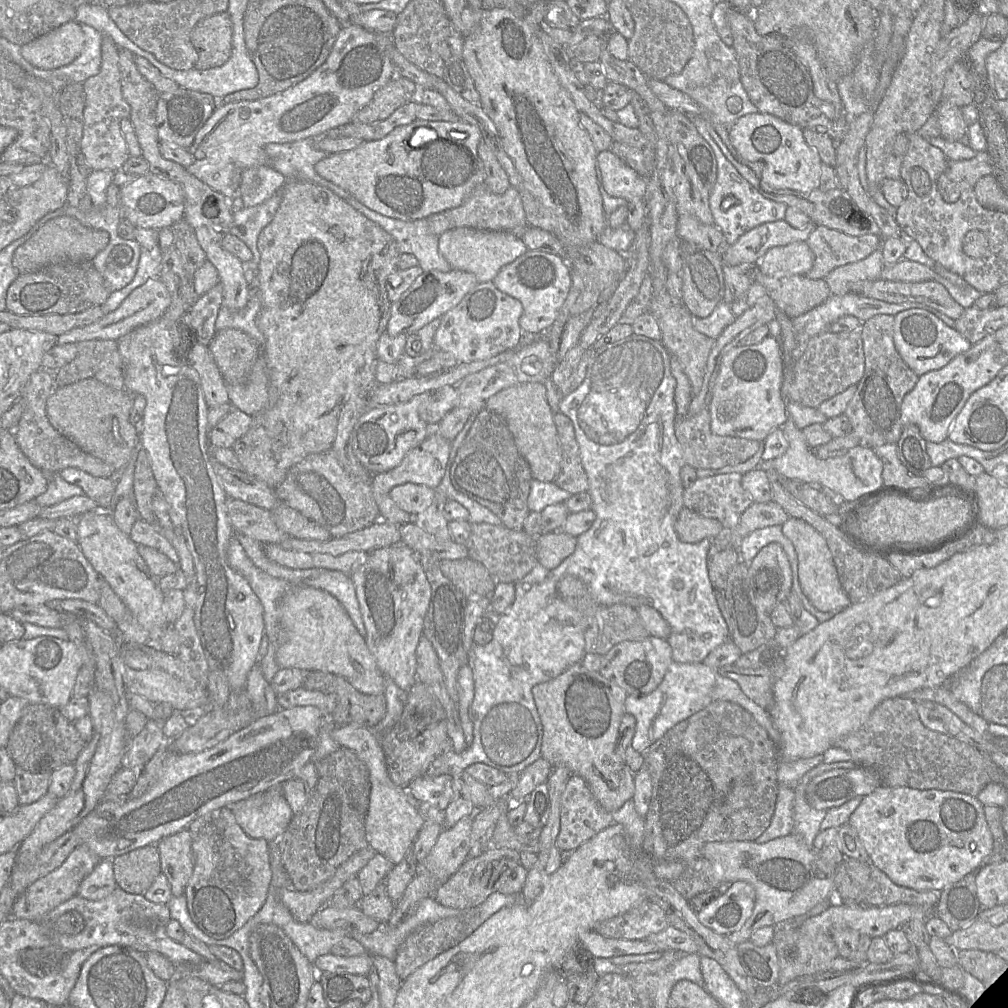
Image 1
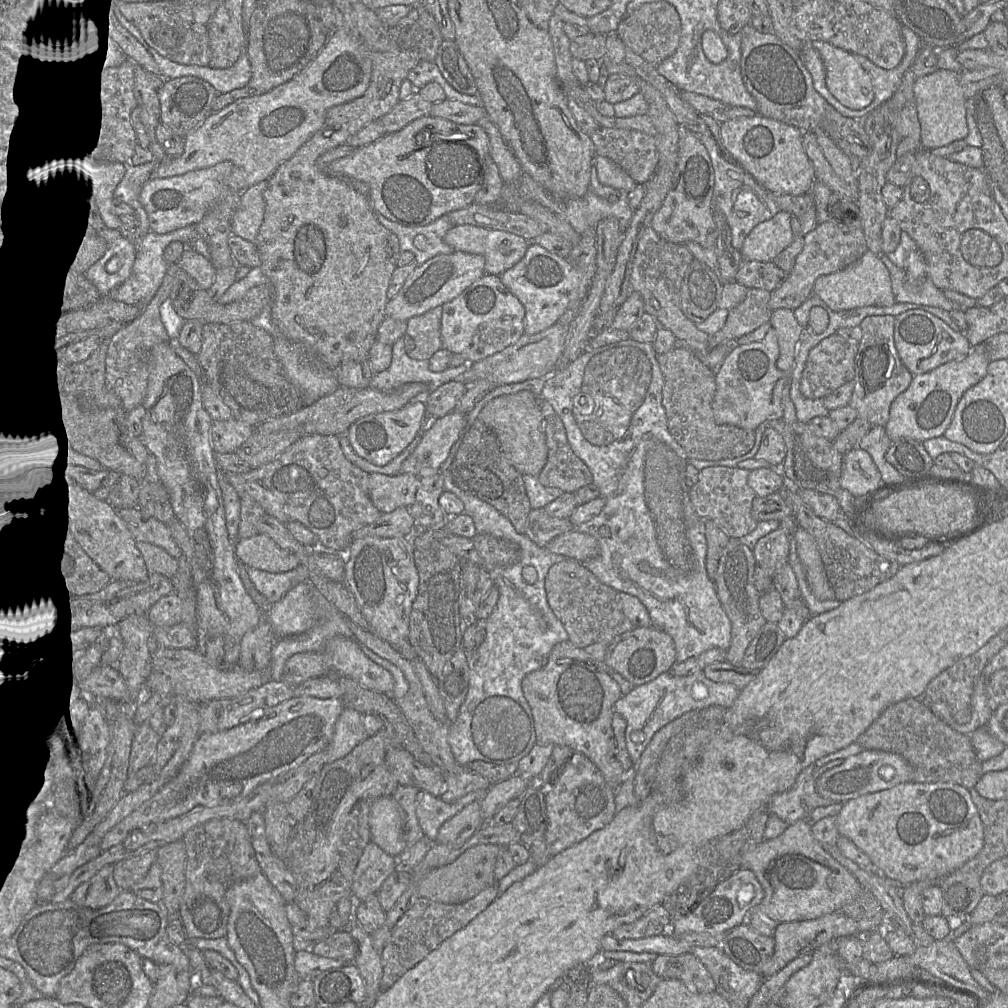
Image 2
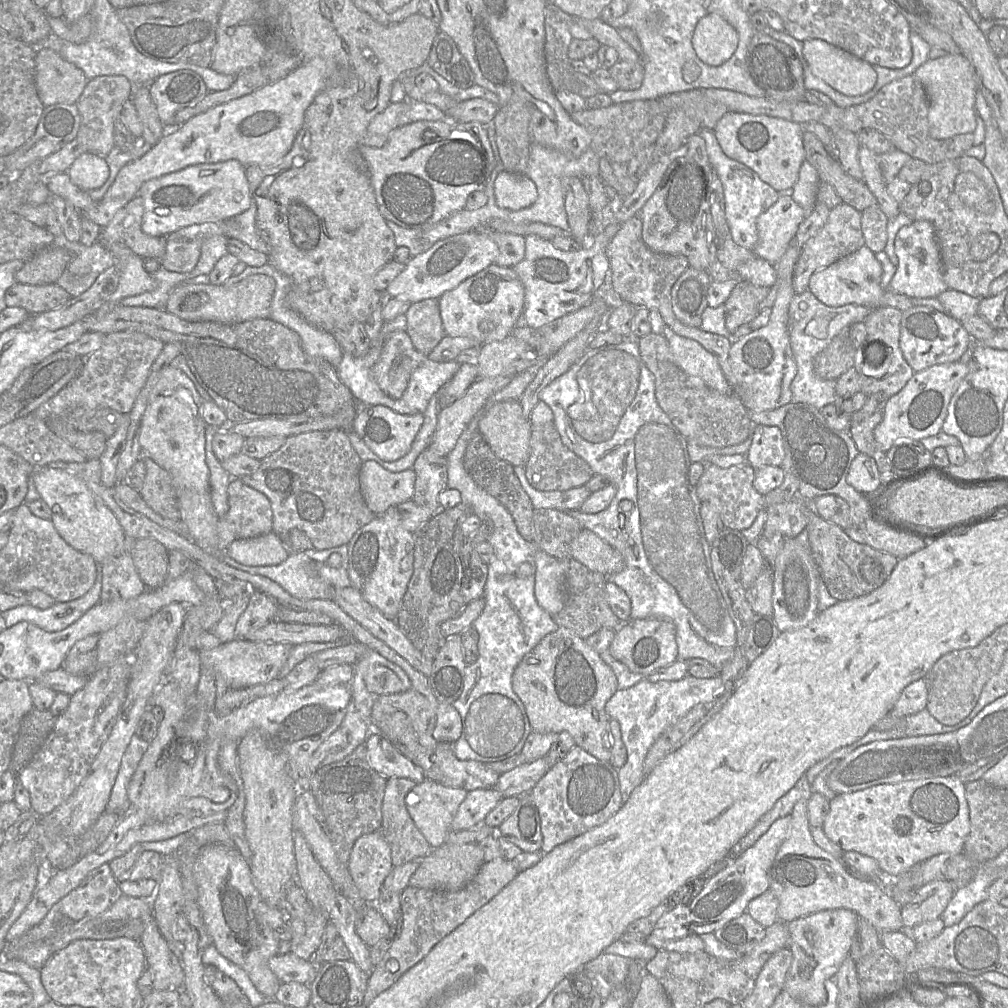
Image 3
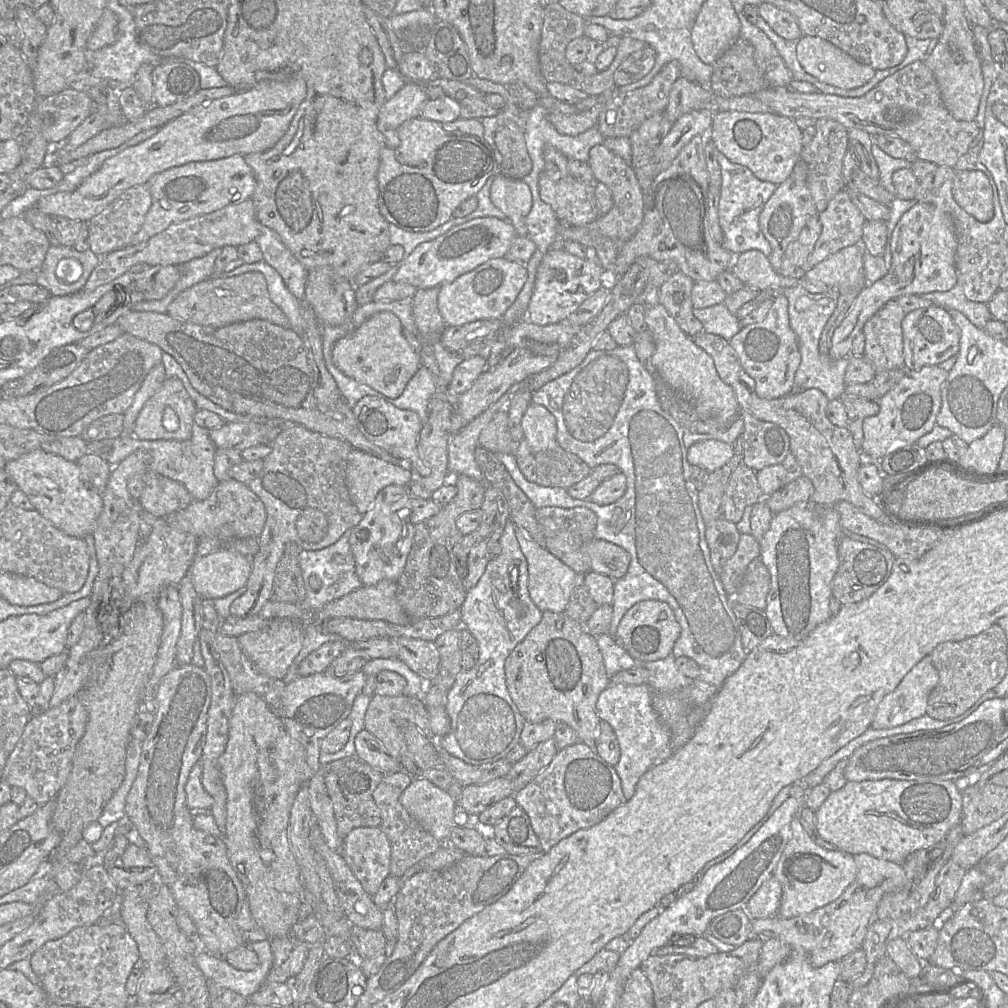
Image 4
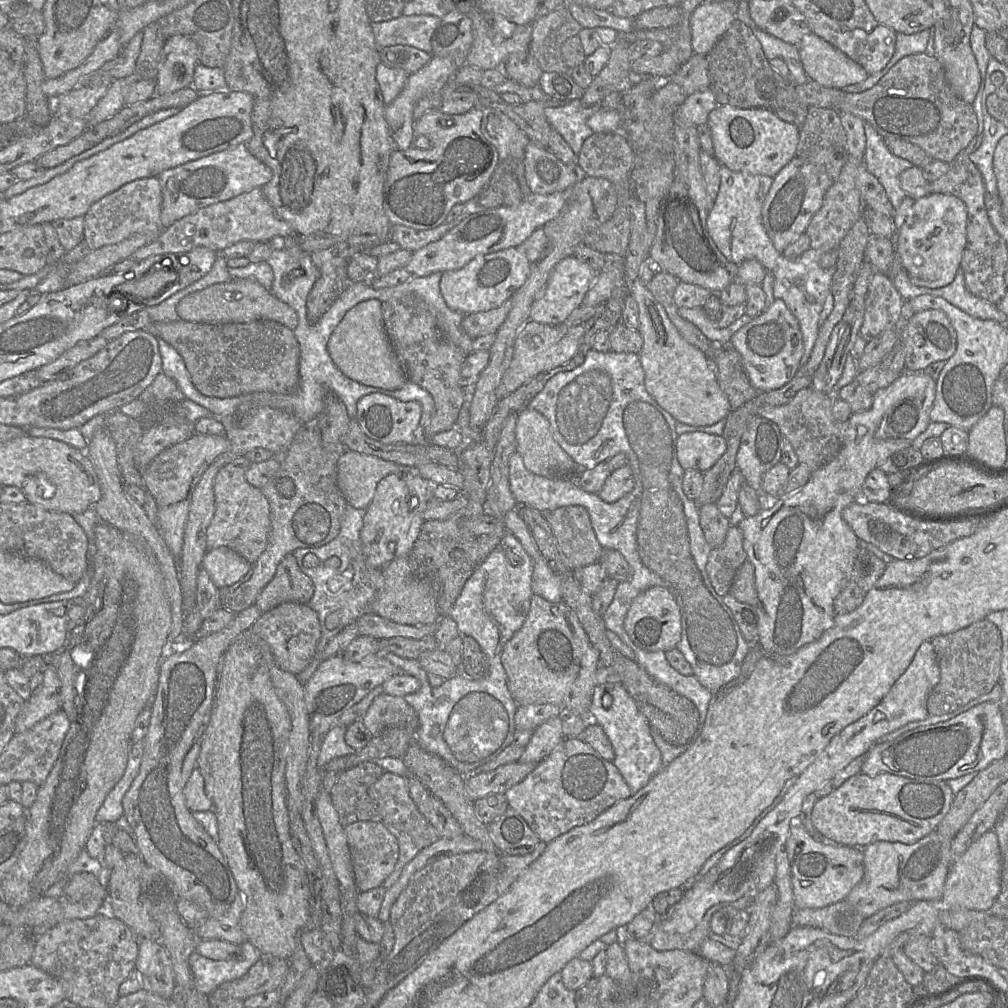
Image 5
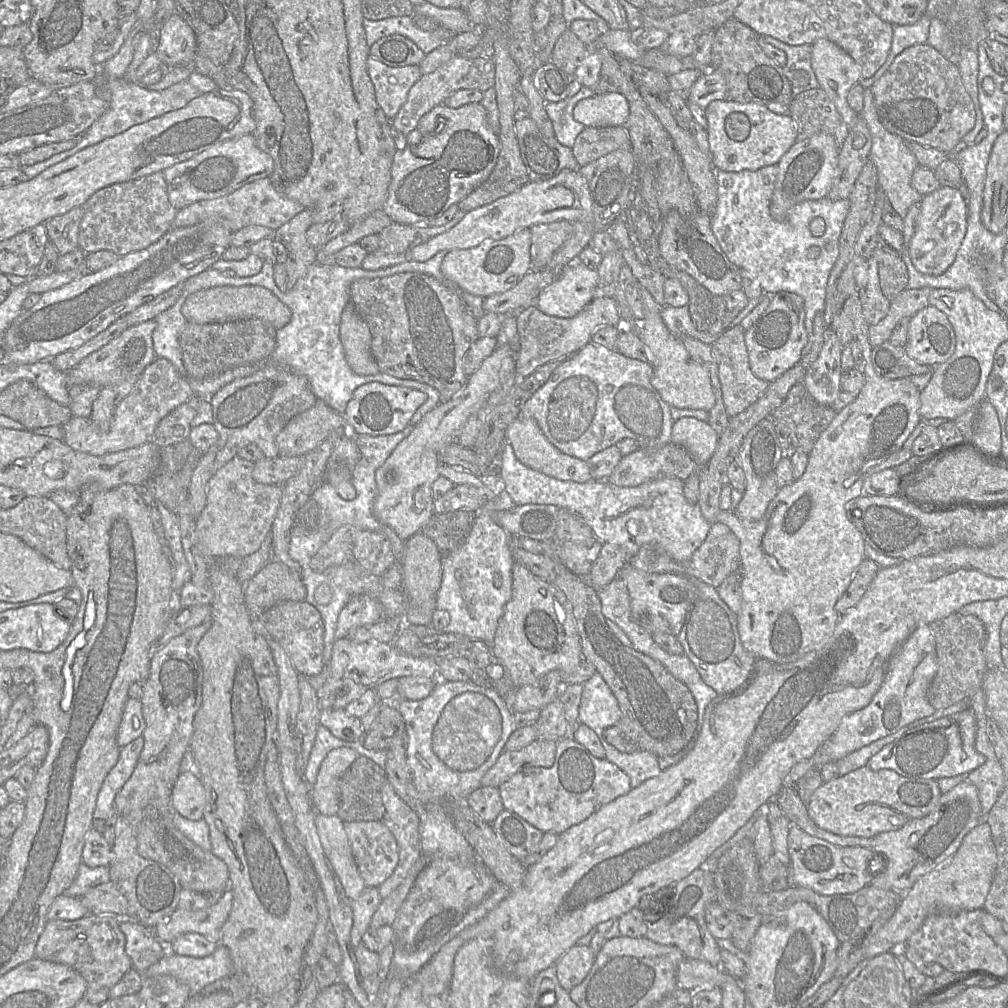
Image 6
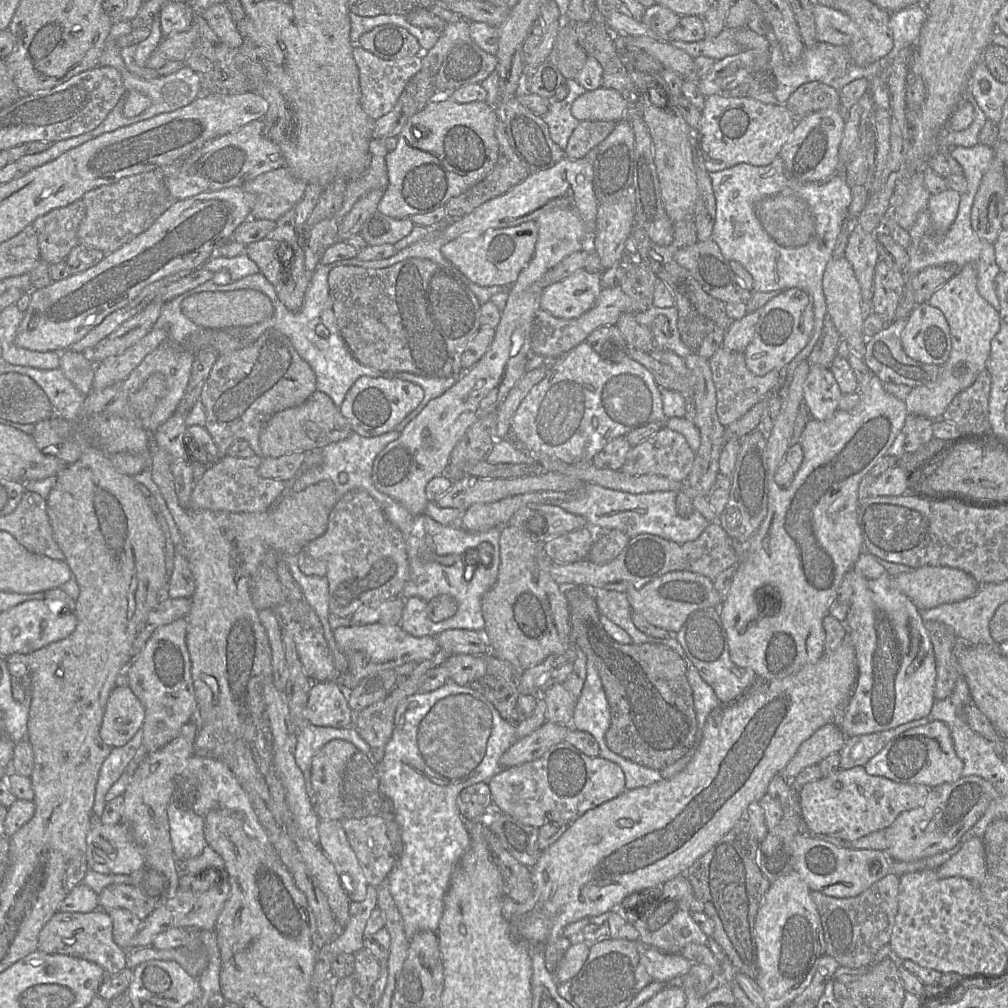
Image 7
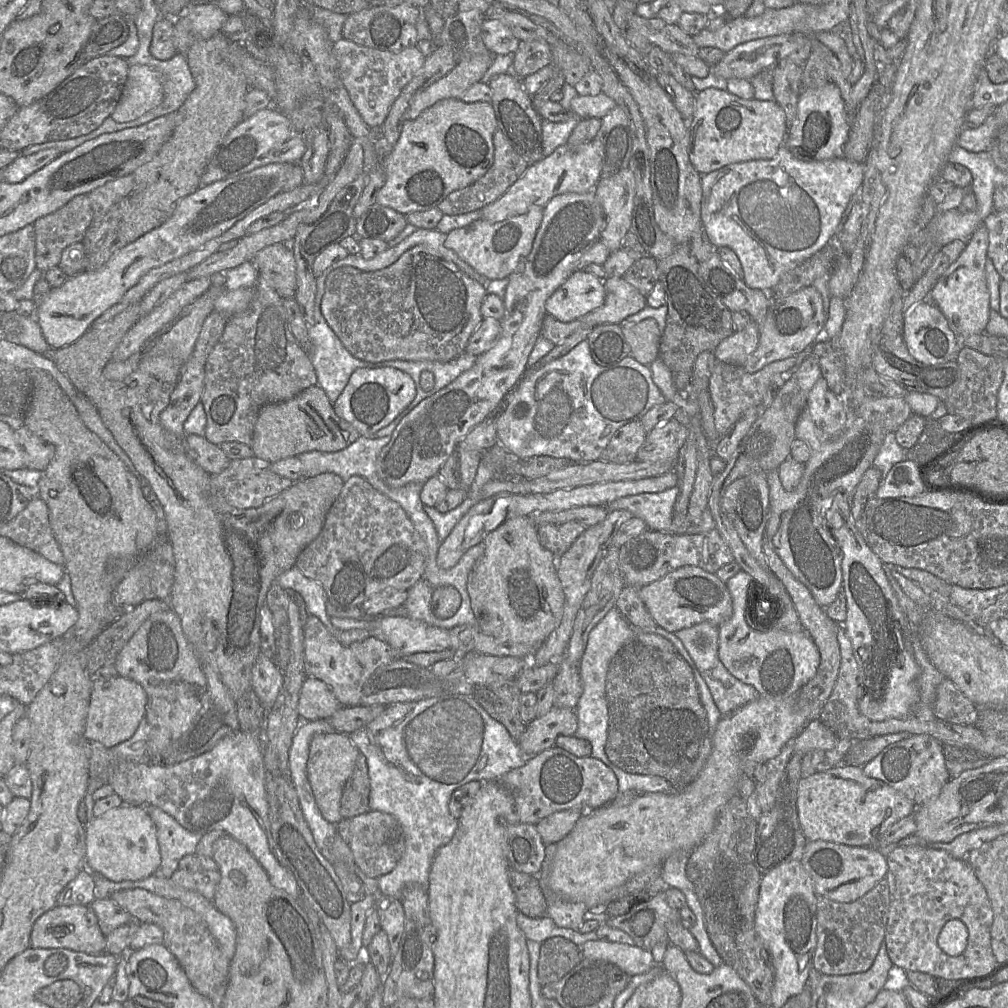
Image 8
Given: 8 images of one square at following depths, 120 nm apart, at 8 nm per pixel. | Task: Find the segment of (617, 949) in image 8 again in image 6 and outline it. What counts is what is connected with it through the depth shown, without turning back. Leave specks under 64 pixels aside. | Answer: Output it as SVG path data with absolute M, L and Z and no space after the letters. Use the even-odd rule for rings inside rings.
M685 958L677 969L677 987L689 991L721 989L728 975L730 974L721 967L702 960Z

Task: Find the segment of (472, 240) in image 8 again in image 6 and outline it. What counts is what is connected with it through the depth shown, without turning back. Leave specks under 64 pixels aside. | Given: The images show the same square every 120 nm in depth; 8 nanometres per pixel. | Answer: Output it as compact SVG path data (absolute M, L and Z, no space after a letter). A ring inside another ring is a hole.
M521 228L501 240L485 240L468 249L450 250L441 265L442 275L462 290L483 298L513 288L532 269L531 230Z

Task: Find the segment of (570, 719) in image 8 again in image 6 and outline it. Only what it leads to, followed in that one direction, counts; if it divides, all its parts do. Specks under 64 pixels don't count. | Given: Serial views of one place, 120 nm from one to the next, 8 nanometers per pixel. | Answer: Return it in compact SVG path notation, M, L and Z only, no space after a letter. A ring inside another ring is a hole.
M537 738L526 747L504 750L495 764L484 774L481 786L498 788L514 774L532 767L550 767L555 760L557 742Z

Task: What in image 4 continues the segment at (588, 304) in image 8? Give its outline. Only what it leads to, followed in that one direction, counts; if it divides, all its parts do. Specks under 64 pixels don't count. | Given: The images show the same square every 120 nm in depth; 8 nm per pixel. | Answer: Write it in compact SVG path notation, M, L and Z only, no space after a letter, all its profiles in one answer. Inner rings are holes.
M588 247L587 258L572 255L563 248L550 248L537 268L526 319L538 325L560 322L602 287L609 277L595 255L594 247Z

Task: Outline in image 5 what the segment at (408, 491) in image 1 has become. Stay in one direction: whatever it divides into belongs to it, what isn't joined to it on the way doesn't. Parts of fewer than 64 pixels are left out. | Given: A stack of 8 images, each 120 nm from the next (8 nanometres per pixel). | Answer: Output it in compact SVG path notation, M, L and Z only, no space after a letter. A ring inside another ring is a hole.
M345 450L337 464L337 484L348 504L366 510L380 480L404 467L352 450Z

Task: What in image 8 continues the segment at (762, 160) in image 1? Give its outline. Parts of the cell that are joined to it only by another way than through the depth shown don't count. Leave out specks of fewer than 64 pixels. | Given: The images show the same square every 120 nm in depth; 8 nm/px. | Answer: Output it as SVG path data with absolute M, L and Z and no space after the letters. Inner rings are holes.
M717 88L696 92L695 100L693 117L688 120L689 155L691 163L702 175L732 163L771 159L787 139L786 115L774 100L743 99Z

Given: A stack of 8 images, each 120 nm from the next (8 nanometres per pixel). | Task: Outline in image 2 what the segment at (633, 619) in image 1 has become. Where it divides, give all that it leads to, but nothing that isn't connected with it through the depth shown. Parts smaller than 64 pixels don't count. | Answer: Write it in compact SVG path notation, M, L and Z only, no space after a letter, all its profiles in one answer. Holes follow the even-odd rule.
M566 558L553 564L545 580L545 589L549 606L564 625L569 640L579 648L594 643L609 645L617 636L636 628L622 611L620 592L602 583L577 560Z

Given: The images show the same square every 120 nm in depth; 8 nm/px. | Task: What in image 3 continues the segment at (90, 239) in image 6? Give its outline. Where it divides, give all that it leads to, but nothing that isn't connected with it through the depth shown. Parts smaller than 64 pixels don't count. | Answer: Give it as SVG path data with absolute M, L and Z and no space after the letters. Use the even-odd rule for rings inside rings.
M136 195L118 210L110 223L103 227L98 241L109 249L114 243L121 243L142 258L161 260L165 255L165 237L152 237L142 229L144 201Z

